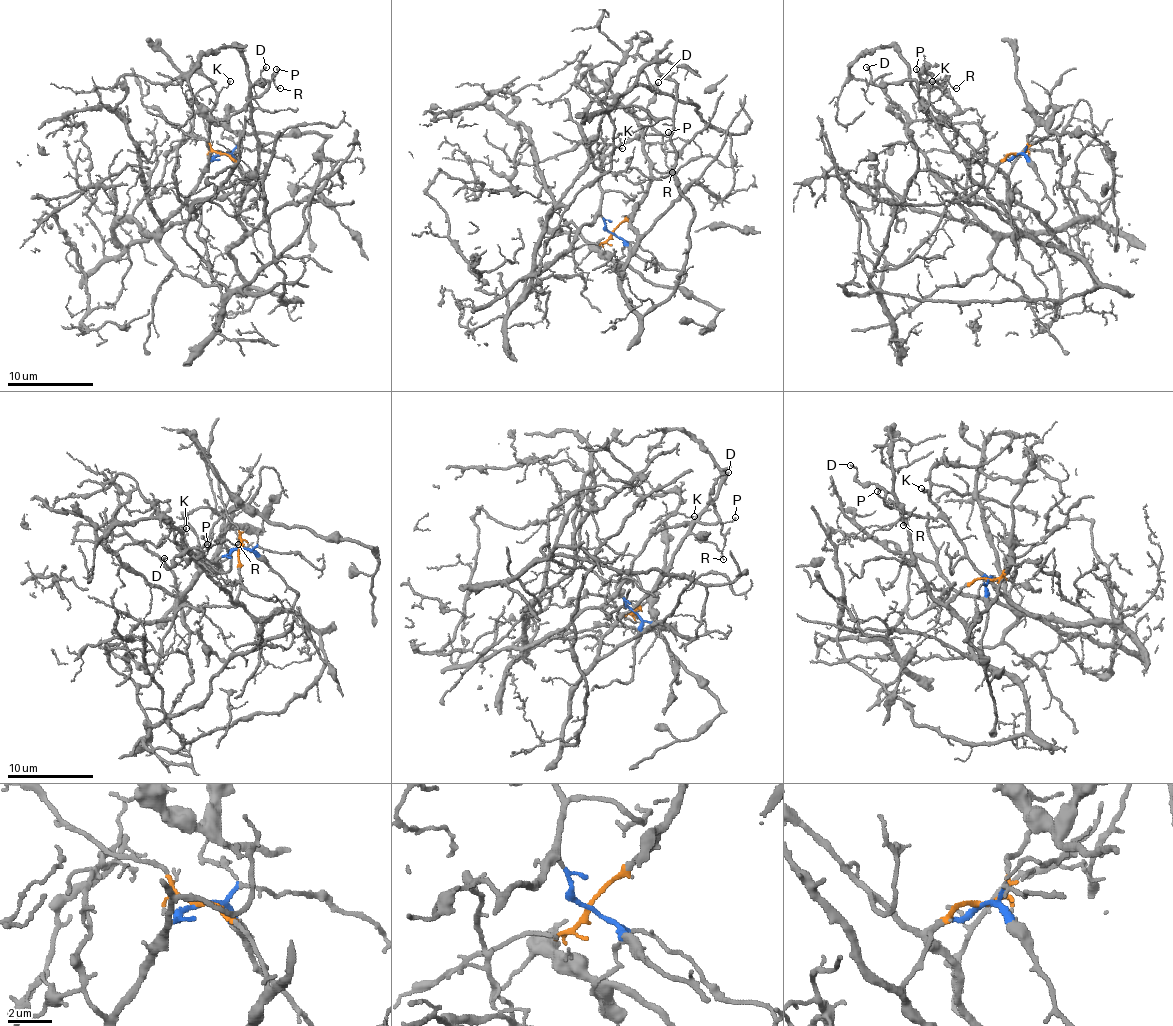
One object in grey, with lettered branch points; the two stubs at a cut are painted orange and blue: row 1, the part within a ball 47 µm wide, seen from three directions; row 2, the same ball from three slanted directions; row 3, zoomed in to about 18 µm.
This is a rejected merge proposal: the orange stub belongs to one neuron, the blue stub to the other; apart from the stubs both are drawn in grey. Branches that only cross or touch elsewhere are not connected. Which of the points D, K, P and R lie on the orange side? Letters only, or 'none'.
none

